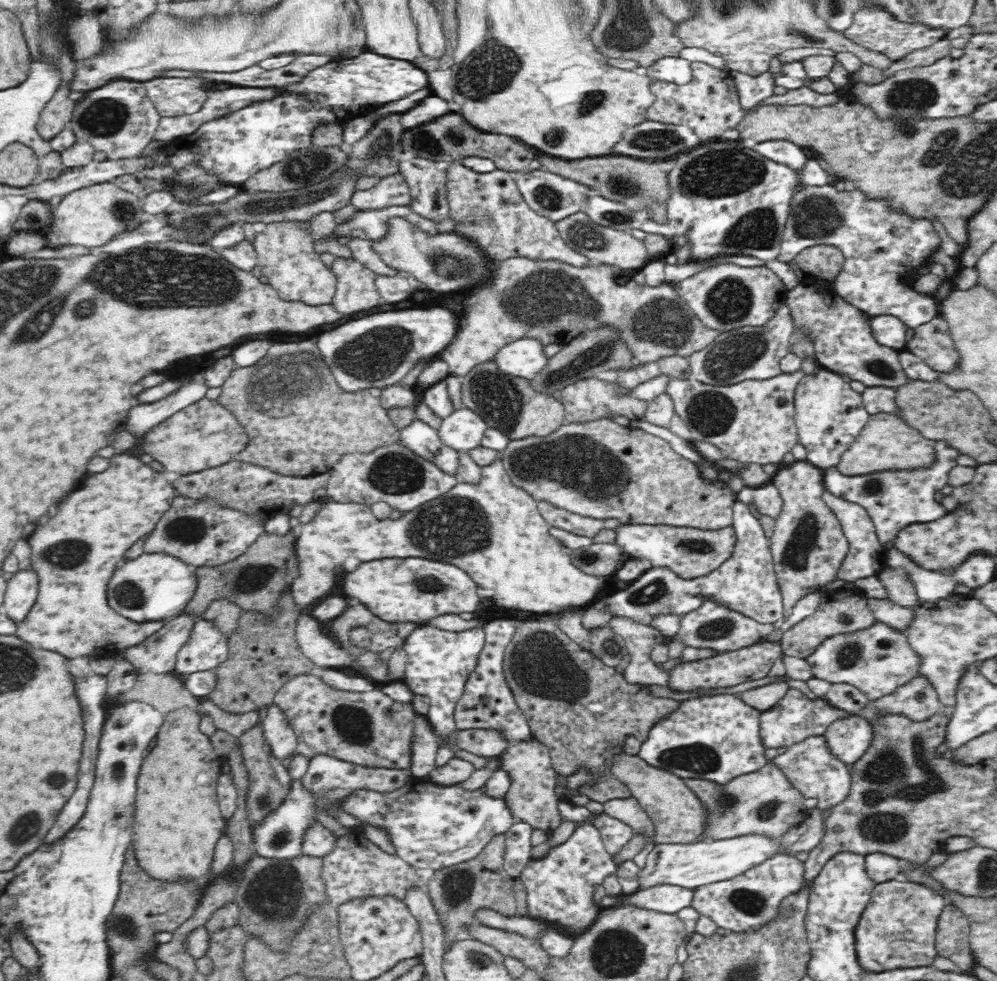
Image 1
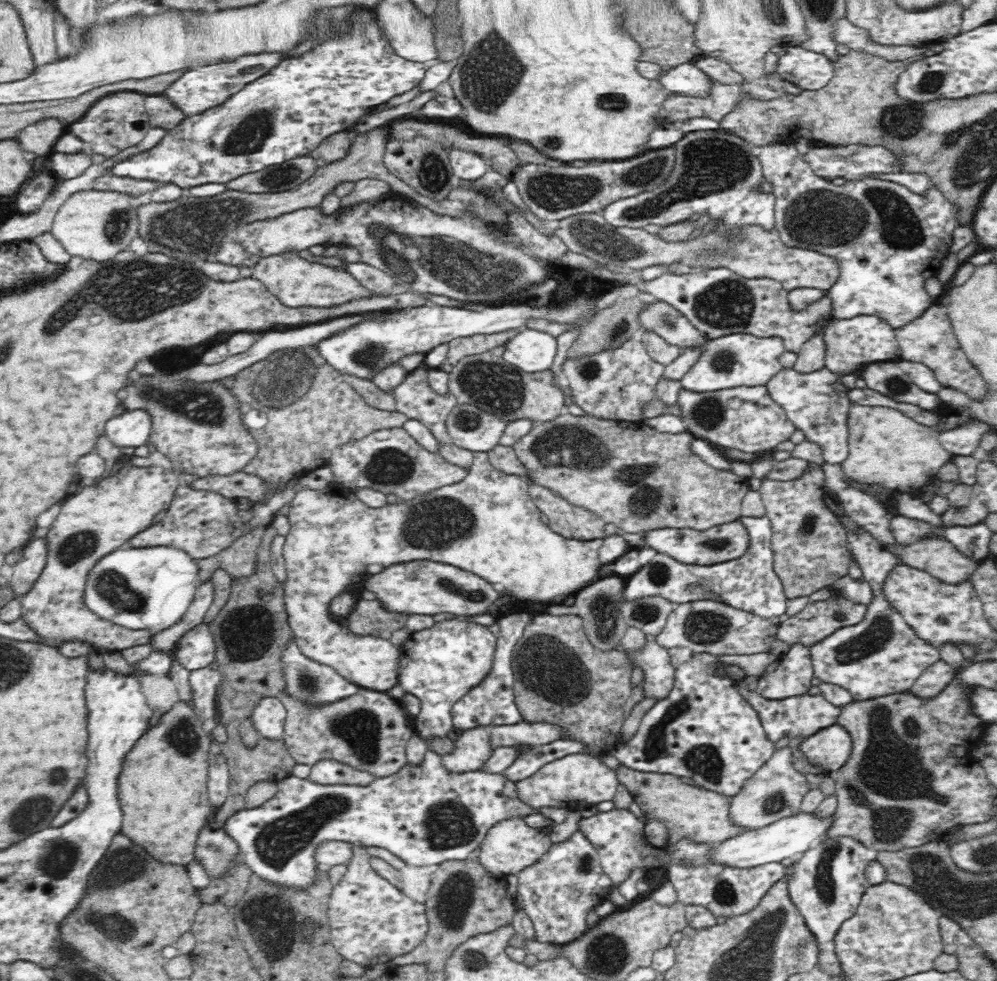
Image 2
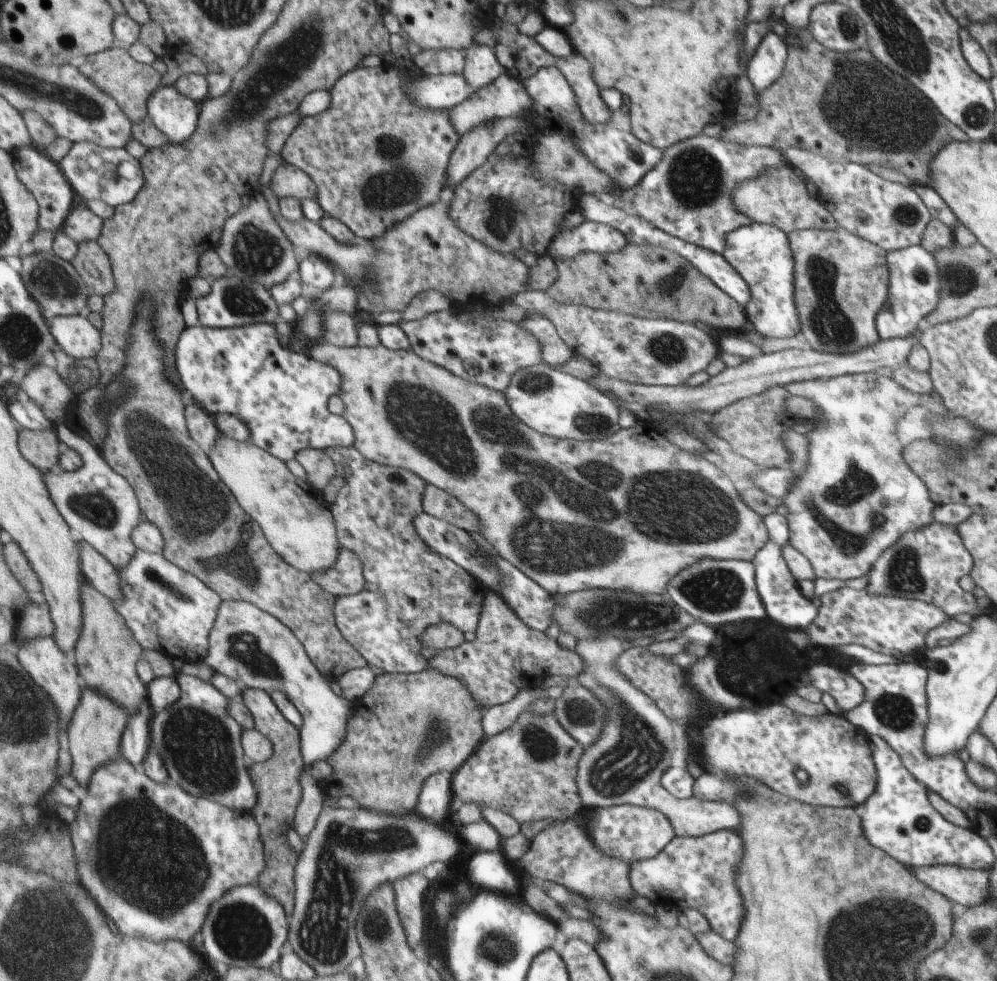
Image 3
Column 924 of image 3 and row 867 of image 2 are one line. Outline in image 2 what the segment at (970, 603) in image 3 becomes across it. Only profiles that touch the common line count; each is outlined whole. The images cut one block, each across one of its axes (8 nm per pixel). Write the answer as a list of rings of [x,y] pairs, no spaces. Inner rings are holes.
[[[580,828],[566,840],[554,843],[540,860],[516,875],[516,900],[518,906],[532,919],[537,940],[558,945],[568,944],[588,930],[588,912],[608,898],[614,885],[603,872],[597,848],[592,846]]]

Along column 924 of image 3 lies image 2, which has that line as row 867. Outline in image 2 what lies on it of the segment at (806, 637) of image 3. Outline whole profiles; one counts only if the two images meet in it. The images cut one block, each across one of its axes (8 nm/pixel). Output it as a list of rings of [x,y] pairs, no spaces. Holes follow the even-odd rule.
[[[629,810],[598,812],[590,818],[582,818],[579,828],[592,846],[597,848],[603,872],[610,877],[615,886],[626,880],[634,868],[648,870],[656,866],[656,854],[660,850],[668,849],[665,825],[658,820],[636,818]]]

